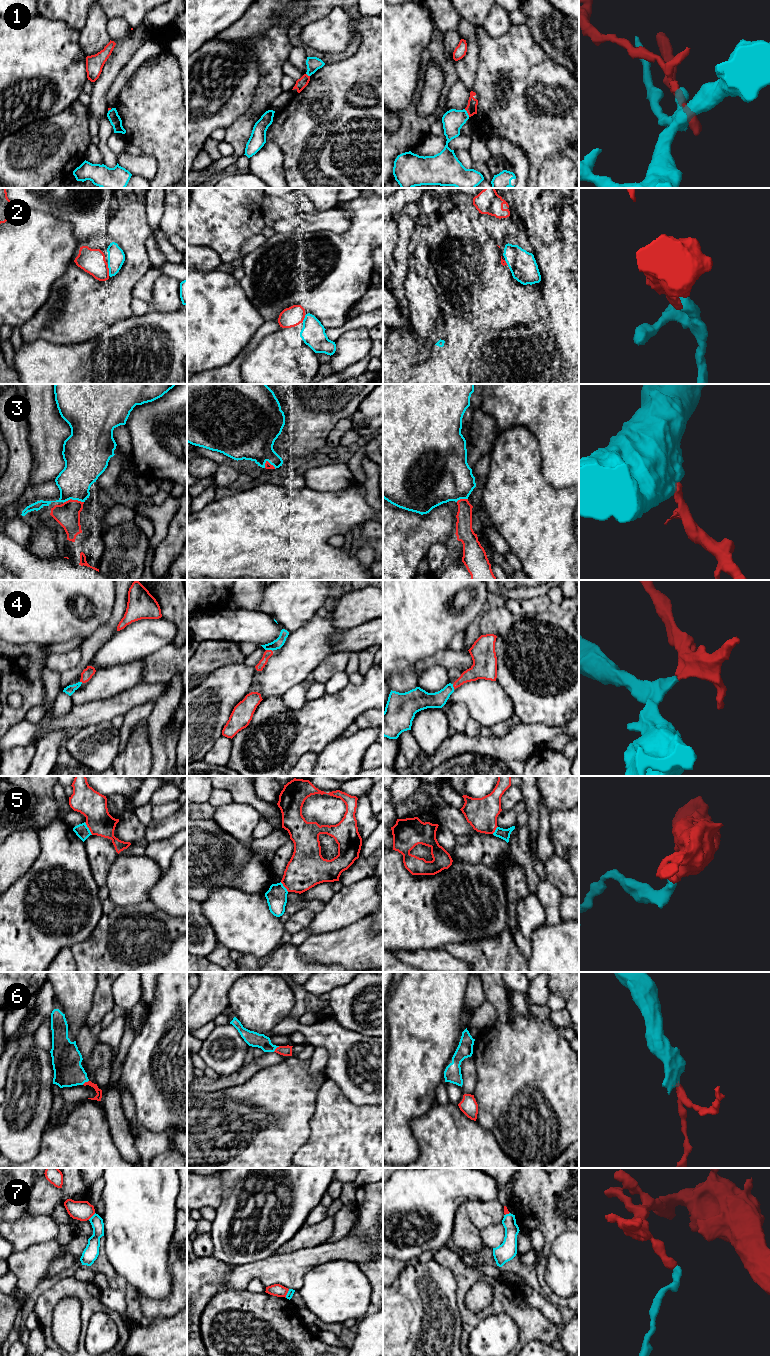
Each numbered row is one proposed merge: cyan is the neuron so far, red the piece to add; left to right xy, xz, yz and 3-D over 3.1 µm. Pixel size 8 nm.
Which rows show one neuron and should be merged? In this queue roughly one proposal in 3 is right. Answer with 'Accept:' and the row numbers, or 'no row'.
Accept: 2, 3, 4, 6

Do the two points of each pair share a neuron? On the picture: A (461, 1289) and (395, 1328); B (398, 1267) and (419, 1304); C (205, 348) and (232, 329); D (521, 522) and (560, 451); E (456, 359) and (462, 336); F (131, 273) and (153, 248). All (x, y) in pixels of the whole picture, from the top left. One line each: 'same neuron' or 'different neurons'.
A: different neurons
B: different neurons
C: same neuron
D: different neurons
E: same neuron
F: different neurons

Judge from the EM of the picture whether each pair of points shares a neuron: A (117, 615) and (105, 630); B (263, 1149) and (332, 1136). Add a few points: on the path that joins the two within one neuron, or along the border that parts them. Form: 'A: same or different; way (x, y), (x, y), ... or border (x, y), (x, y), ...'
A: same; way (114, 619), (109, 626)
B: different; border (312, 1118), (310, 1121), (309, 1138), (291, 1157)

